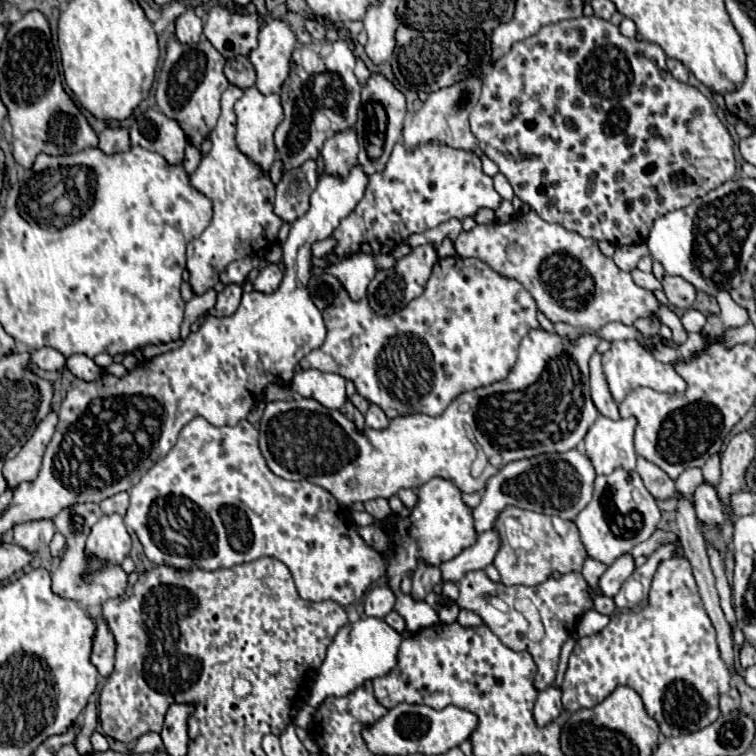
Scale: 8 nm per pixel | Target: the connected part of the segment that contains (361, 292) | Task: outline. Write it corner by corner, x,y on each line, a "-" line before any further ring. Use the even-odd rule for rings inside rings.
355,254
347,260
341,260
339,264
335,266
329,266
329,268
319,268
313,266
311,274
323,274
327,272
337,276
339,282
343,284
343,288
349,292
349,296
353,300
361,300
367,292
367,286
369,286
369,280
373,280
375,272
379,270
387,270
395,266
395,258
389,256
389,254

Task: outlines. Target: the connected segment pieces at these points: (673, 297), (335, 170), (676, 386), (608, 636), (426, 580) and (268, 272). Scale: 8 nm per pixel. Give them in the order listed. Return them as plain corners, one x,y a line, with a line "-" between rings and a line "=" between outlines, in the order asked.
665,276
661,284
663,284
663,292
665,292
665,296
667,296
671,308
687,310
687,308
693,306
695,288
691,288
691,284
687,284
683,278
=
355,130
343,132
339,136
333,136
327,140
327,144
321,150
323,156
323,172
337,176
337,178
347,178
351,168
357,164
357,134
=
637,340
611,342
611,348
603,354
603,372
605,372
605,380
609,384
609,390
611,390
611,396
615,398
615,402
621,402
637,386
649,386
657,392
667,392
667,394
683,392
687,388
685,380
677,374
673,364
663,364
663,362
655,360
651,350
645,348
643,344
639,344
=
673,556
659,562
659,568
651,582
647,606
637,612
613,614
601,632
577,640
573,656
569,656
569,666
561,686
561,700
569,712
575,712
579,708
593,708
599,704
599,700
603,700
603,696
607,696
607,692
613,692
617,686
627,684
643,698
647,714
659,724
663,736
669,738
697,732
715,722
719,716
719,696
731,688
729,682
731,676
719,656
715,644
715,628
711,628
707,612
703,612
697,584
691,574
691,564
685,556
=
419,564
419,568
413,574
413,588
411,588
411,596
415,600
423,600
435,584
441,584
441,572
437,566
427,566
427,564
=
267,264
257,280
253,282
253,288
259,290
259,292
273,292
277,286
279,286
279,280
283,280
283,270
279,264

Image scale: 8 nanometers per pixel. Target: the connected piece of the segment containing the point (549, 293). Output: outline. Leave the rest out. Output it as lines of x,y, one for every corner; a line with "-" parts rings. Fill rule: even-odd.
535,212
519,214
511,222
489,222
483,226
475,226
469,232
463,230
455,240
455,250
457,250
457,256
461,258
471,258
471,256
479,258
487,262
501,276
517,280
533,296
539,312
543,312
553,324
567,322
583,330
599,330
609,322
623,322
631,326
637,318
653,316
661,308
655,294
637,286
631,280
629,272
619,270
613,258
607,258
605,254
601,254
595,240
583,238
577,232
567,232
561,224
549,224

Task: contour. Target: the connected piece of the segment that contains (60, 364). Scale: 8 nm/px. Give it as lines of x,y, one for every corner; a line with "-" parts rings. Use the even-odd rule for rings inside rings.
41,348
31,352
33,364
37,364
41,370
61,370
65,368
65,356
55,348

